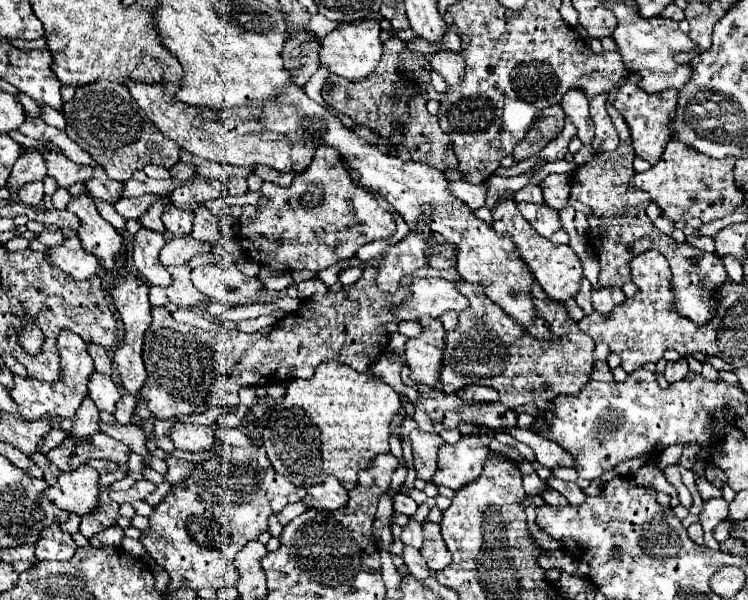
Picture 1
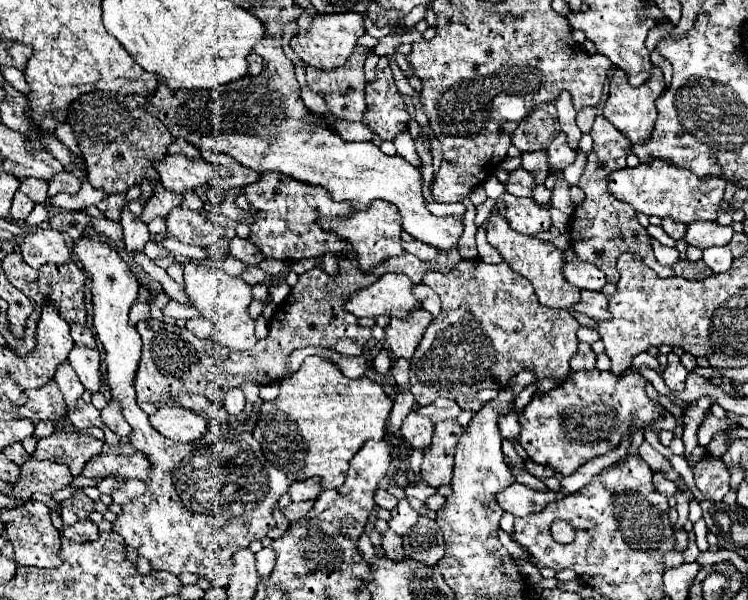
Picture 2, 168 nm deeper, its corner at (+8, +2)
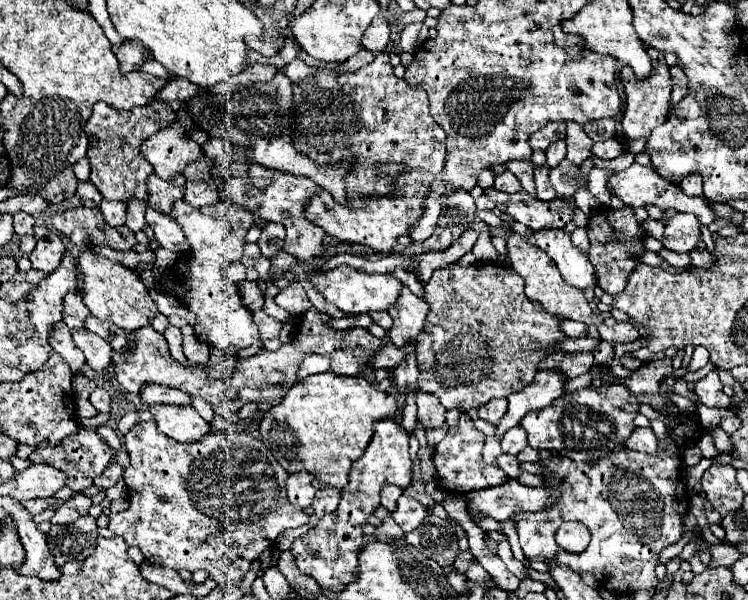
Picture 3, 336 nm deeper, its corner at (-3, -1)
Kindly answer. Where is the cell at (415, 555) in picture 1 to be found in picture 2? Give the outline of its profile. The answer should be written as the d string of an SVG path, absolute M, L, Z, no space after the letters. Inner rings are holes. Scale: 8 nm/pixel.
M390 528L382 534L380 546L382 546L382 550L386 552L386 556L392 556L392 560L400 560L400 558L404 558L402 538L400 538L396 532L392 532Z

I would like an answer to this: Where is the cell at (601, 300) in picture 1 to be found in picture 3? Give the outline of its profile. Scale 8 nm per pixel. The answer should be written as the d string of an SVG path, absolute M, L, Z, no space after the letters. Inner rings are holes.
M545 229L537 231L527 239L531 245L541 247L547 251L547 255L557 263L561 277L579 289L595 287L597 285L597 275L595 267L591 267L591 261L585 253L575 249L571 243L569 235L563 229Z

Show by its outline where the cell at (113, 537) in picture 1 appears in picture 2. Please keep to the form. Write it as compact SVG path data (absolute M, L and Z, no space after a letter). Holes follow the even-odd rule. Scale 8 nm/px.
M78 520L74 526L62 526L60 536L68 538L68 540L74 540L74 542L92 542L100 534L98 534L98 526L94 522Z

